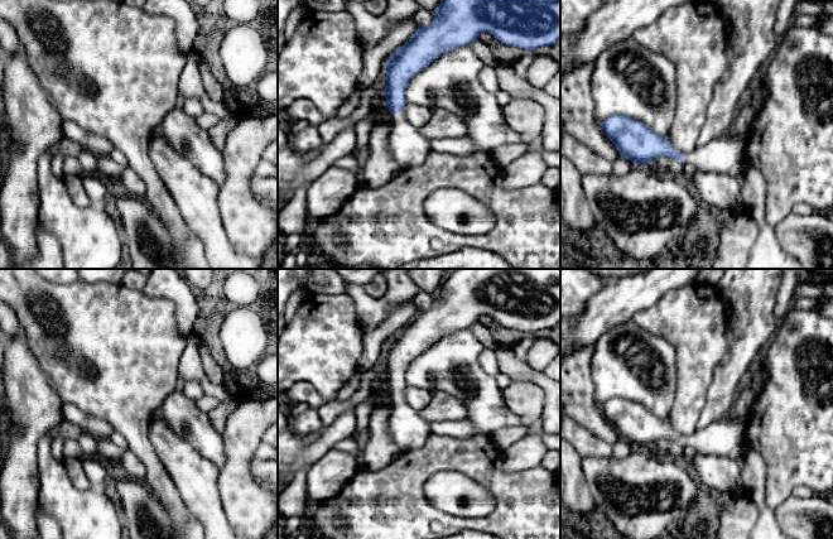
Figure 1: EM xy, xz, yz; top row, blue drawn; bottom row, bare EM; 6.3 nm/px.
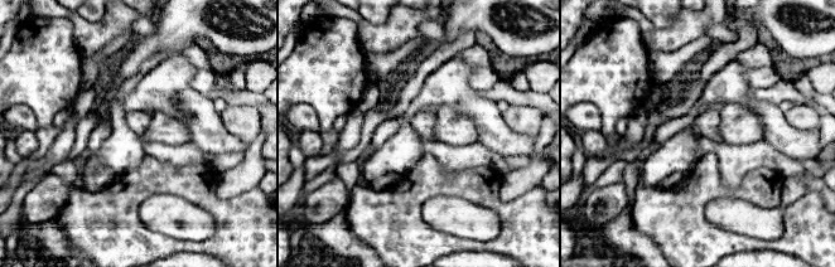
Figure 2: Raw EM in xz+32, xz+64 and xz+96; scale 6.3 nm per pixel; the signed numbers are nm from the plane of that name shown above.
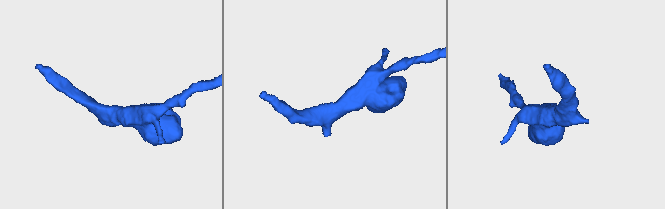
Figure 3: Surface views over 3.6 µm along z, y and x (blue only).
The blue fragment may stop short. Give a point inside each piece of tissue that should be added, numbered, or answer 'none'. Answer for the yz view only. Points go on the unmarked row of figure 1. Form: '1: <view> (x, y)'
1: yz (723, 438)

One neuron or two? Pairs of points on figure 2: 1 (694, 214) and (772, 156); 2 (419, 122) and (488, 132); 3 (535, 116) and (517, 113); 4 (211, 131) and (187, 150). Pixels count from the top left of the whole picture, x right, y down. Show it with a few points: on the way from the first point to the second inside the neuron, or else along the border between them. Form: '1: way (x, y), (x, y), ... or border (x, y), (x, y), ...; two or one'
1: border (718, 160), (727, 187), (737, 187), (754, 169); two
2: border (435, 111), (418, 111), (409, 115); two
3: way (531, 116), (521, 116); one
4: border (189, 141), (201, 150), (215, 155); two

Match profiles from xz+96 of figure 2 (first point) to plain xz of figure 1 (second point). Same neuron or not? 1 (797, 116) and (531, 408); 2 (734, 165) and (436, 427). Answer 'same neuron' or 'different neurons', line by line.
1: same neuron
2: same neuron

